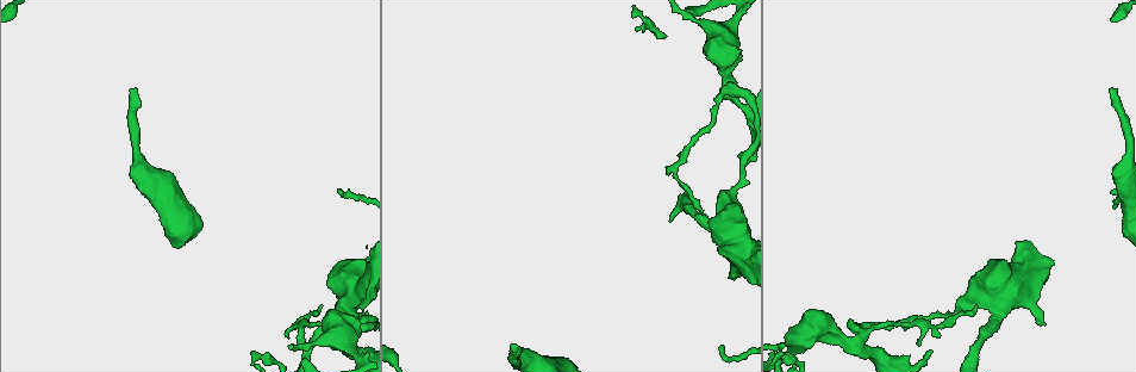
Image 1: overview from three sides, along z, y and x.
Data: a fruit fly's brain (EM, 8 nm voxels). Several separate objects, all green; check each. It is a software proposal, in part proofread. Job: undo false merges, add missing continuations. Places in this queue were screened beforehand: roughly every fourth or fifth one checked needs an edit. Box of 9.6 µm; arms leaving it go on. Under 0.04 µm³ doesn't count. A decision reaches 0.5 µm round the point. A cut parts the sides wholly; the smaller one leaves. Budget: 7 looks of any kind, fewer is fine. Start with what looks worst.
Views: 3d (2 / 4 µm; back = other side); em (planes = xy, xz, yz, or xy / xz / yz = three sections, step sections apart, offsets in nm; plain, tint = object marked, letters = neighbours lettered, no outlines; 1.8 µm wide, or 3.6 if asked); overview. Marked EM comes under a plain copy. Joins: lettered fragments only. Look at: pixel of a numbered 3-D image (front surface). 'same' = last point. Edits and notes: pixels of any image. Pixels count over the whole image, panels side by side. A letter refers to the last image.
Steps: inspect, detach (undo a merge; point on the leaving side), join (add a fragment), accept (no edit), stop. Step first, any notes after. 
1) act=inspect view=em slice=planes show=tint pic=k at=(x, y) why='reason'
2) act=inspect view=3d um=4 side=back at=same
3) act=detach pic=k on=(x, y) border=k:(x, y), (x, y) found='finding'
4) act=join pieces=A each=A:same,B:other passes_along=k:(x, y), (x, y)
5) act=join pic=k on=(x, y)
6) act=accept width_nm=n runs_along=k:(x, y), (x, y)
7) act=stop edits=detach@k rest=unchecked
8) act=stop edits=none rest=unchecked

act=inspect view=3d um=2 pic=1 at=(1112, 88) why='branch stops here'

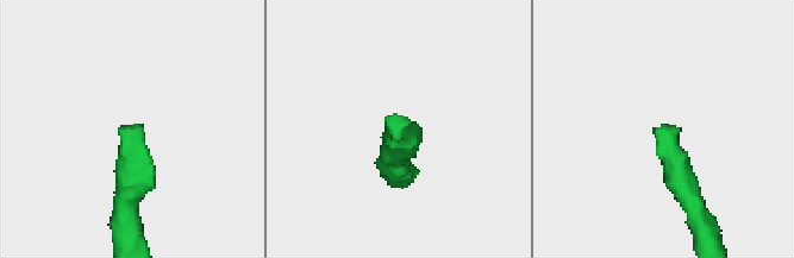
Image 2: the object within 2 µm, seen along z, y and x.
act=inspect view=em slice=xy step=16 show=tint pic=2 at=(127, 126) why='now the EM'

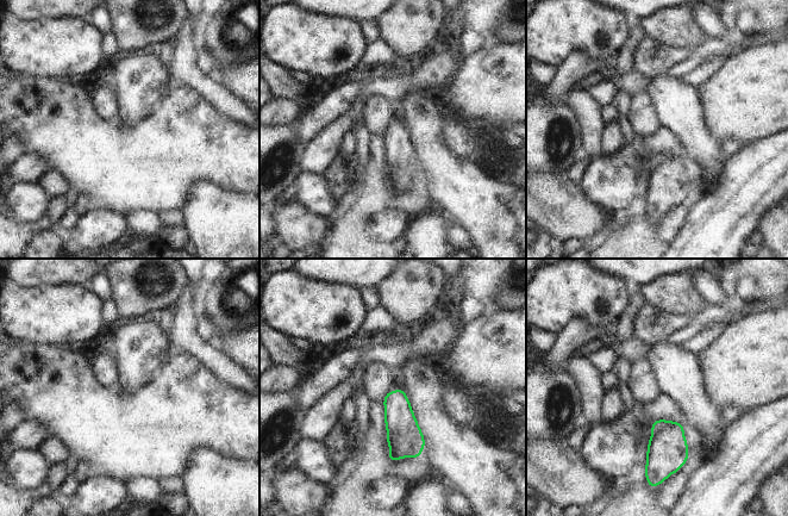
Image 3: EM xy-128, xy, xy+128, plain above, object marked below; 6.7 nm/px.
act=inspect view=em slice=planes show=letters at=same why='cut it another way'

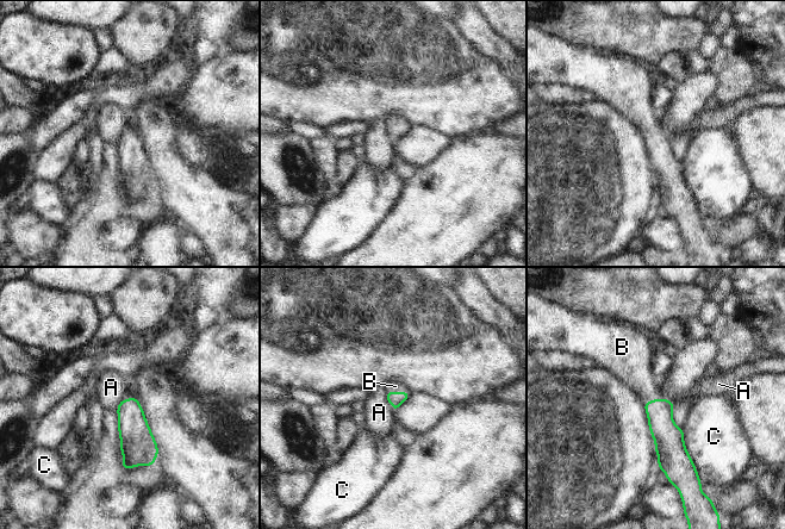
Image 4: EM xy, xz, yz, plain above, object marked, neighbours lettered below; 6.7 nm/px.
act=join pieces=B longest_contact=C:340nm each=A:other,B:same,C:other found='the cell continues'

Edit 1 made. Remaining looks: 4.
act=inspect view=em slice=yz step=8 show=letters pic=1 at=(917, 345) why='tapers out'

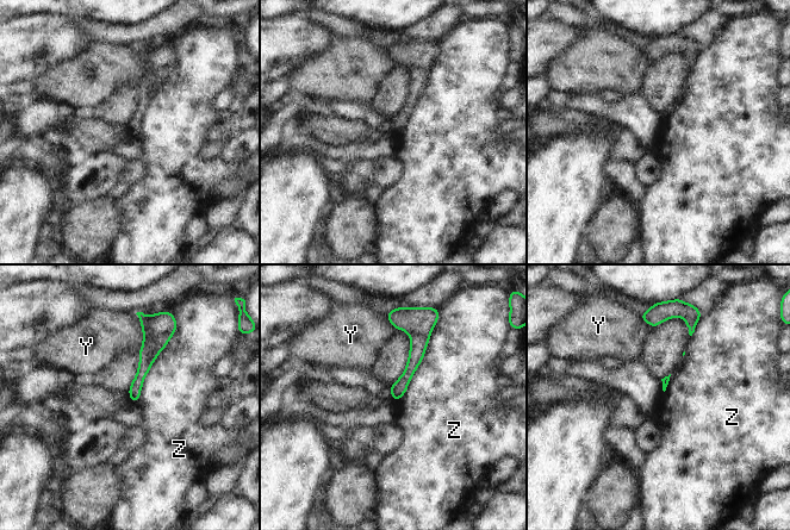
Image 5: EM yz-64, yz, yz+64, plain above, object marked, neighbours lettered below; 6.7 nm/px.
act=accept each=Y:other,Z:other border=5:(435, 326), (424, 356), (398, 400) found='none of them fits'

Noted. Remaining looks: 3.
act=inspect view=3d um=2 pic=1 at=(731, 279) why='branch stops here'

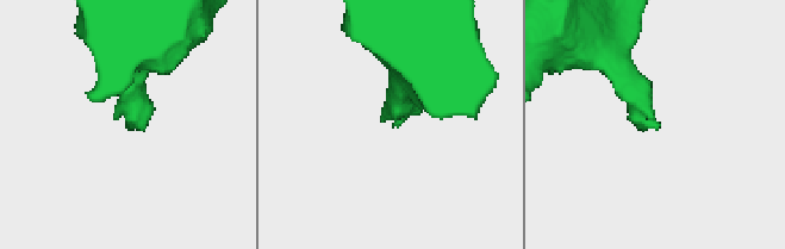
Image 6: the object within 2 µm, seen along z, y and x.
act=inspect view=em slice=planes show=letters pic=6 at=(392, 125) why='need the tissue'

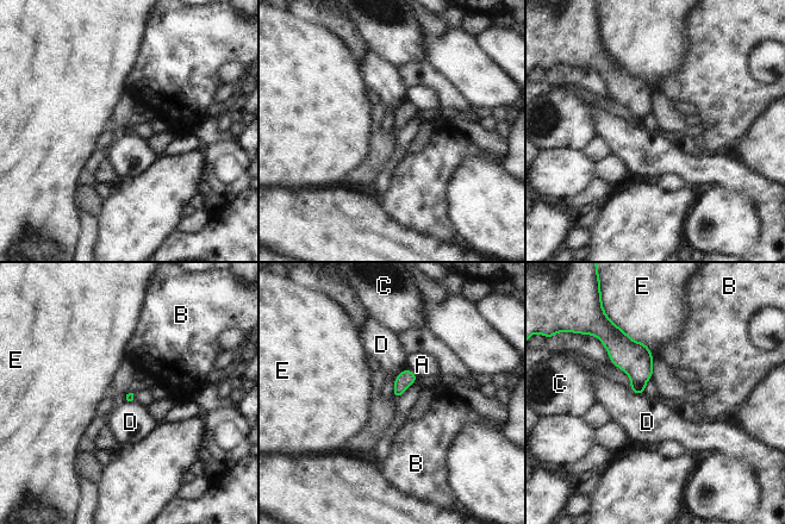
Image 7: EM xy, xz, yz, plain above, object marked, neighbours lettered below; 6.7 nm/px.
act=accept each=A:other,B:other,C:other,D:other,E:other border=7:(628, 388), (645, 394) found='none of them fits'

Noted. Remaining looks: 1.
act=stop edits=join@4 rest=unchecked

